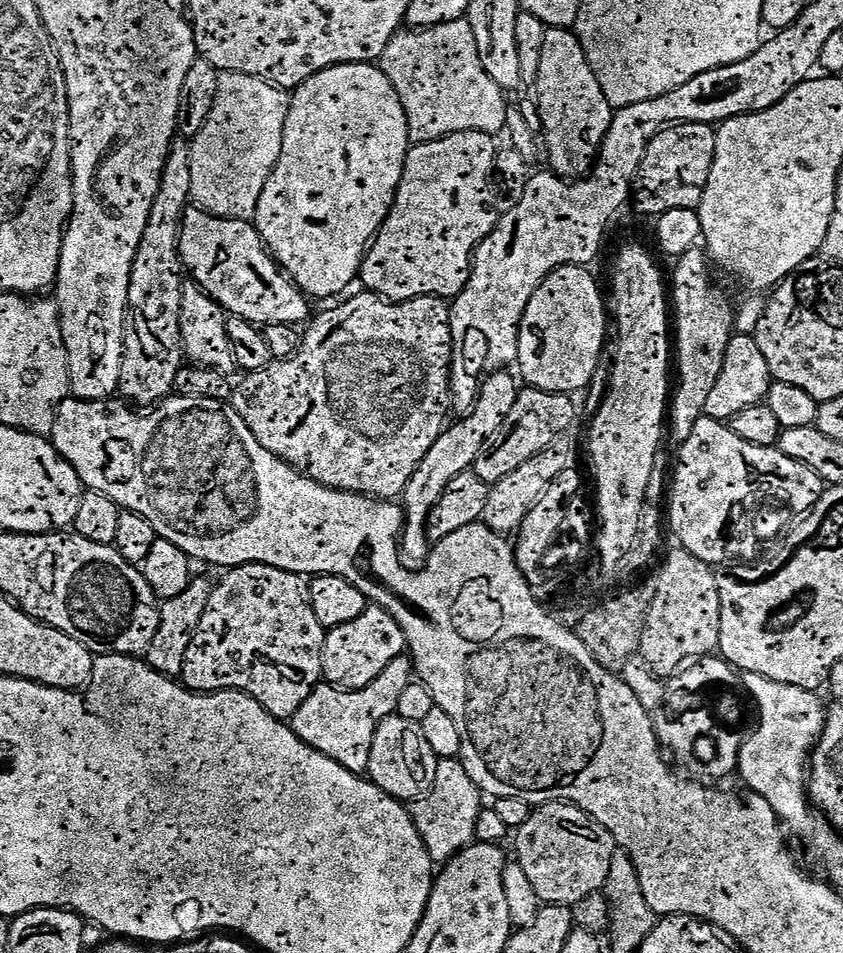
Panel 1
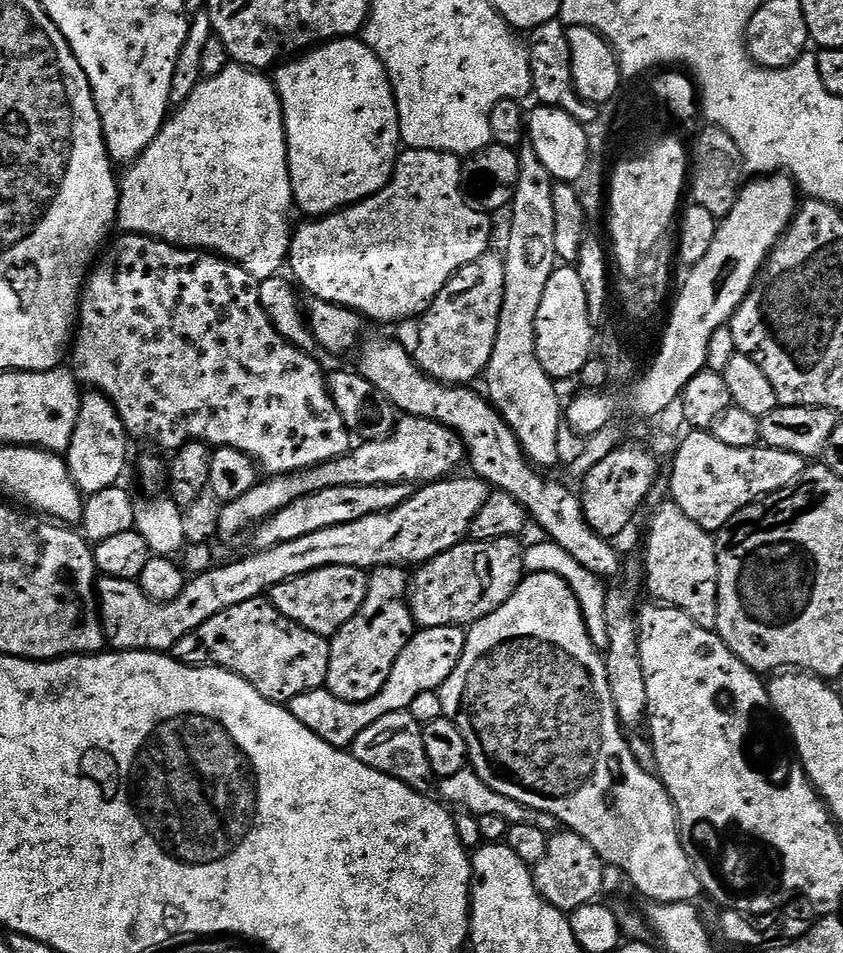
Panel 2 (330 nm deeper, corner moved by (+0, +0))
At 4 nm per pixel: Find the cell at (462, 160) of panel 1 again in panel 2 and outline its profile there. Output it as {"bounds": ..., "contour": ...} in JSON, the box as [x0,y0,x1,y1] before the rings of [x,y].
{"bounds":[287,148,492,324],"contour":[[[410,148],[401,151],[396,168],[392,171],[392,180],[378,194],[374,194],[365,200],[359,200],[356,204],[351,204],[349,208],[342,208],[339,212],[331,212],[329,216],[319,218],[308,218],[303,222],[304,225],[300,229],[293,231],[290,236],[288,245],[287,267],[292,267],[290,276],[293,281],[309,297],[317,300],[325,300],[331,304],[341,304],[344,308],[353,308],[360,313],[361,317],[367,318],[369,321],[381,320],[384,324],[392,324],[395,320],[408,320],[419,318],[424,315],[424,311],[434,302],[434,298],[438,298],[438,294],[446,286],[446,282],[450,282],[450,278],[462,266],[466,266],[470,262],[474,262],[483,252],[489,251],[492,240],[492,224],[489,213],[480,211],[479,208],[468,203],[460,182],[460,170],[462,167],[461,157],[450,154],[449,152],[435,152],[434,150],[422,150],[421,148]]]}

